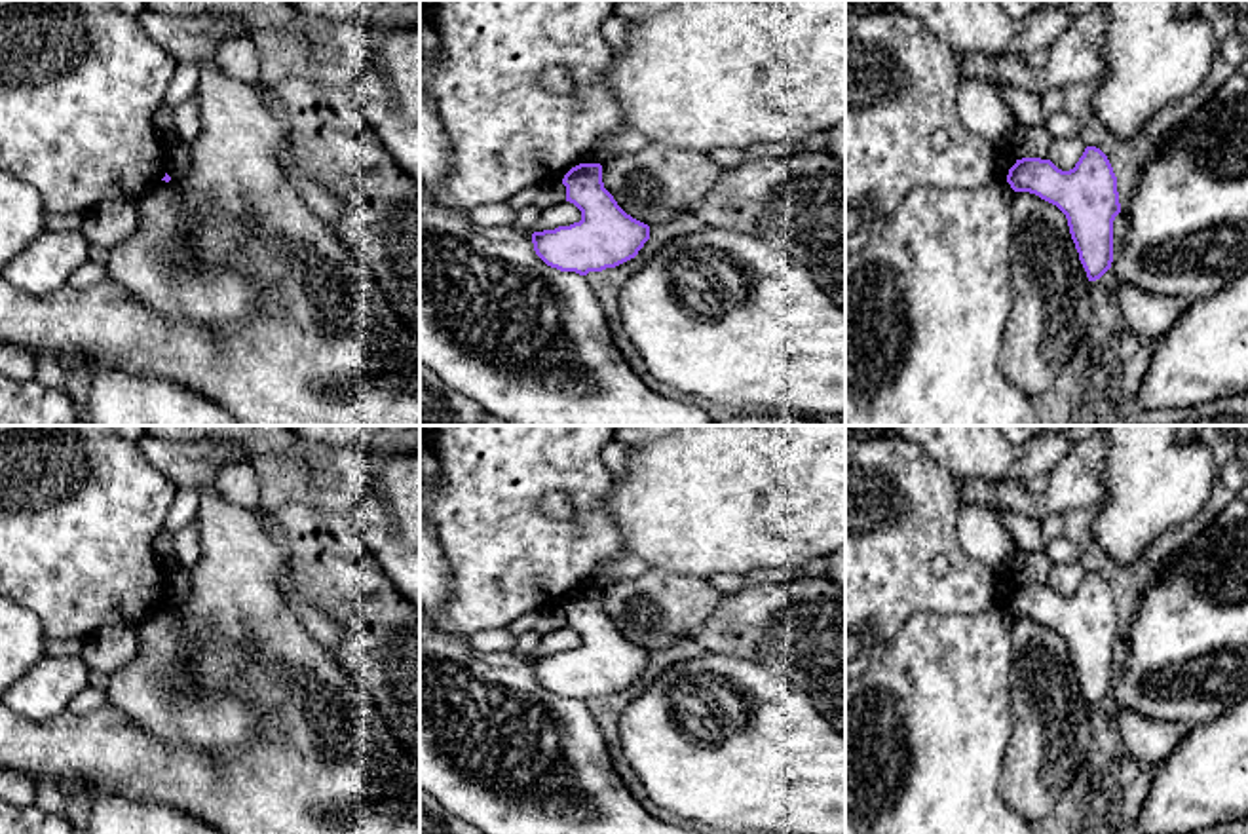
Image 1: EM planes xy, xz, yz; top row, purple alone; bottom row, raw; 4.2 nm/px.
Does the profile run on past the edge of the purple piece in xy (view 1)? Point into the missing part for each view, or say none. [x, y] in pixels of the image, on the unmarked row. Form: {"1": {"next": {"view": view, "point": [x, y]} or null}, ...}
{"1": {"next": null}}

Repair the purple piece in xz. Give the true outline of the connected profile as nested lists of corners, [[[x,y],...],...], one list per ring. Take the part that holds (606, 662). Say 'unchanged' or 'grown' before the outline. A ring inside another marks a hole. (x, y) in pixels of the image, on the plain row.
unchanged | [[[600,589],[572,593],[562,610],[566,627],[581,636],[581,646],[532,659],[536,680],[560,697],[602,697],[638,680],[650,665],[650,652],[627,640],[604,614]]]

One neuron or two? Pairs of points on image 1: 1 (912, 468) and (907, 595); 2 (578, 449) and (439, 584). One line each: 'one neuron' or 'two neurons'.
1: one neuron
2: two neurons

